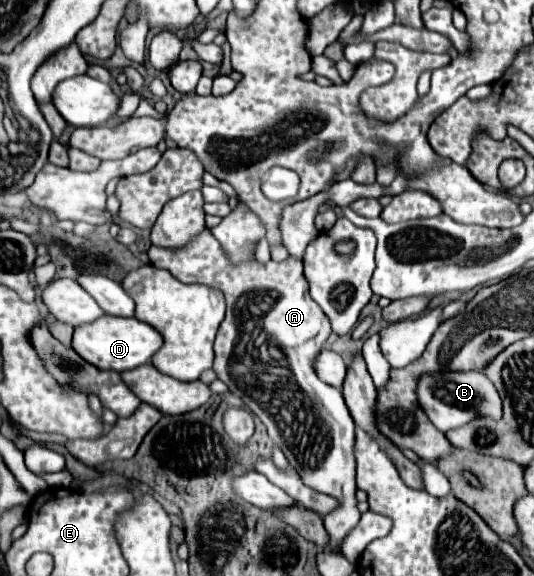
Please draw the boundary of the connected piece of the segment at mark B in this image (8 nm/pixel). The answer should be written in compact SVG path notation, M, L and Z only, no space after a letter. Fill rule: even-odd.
M444 372L444 374L424 374L418 382L418 402L434 422L434 426L442 432L460 428L470 424L474 418L502 418L502 400L498 390L480 372Z

